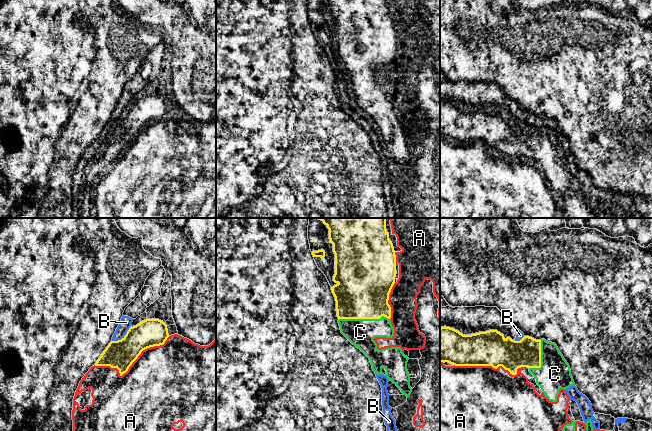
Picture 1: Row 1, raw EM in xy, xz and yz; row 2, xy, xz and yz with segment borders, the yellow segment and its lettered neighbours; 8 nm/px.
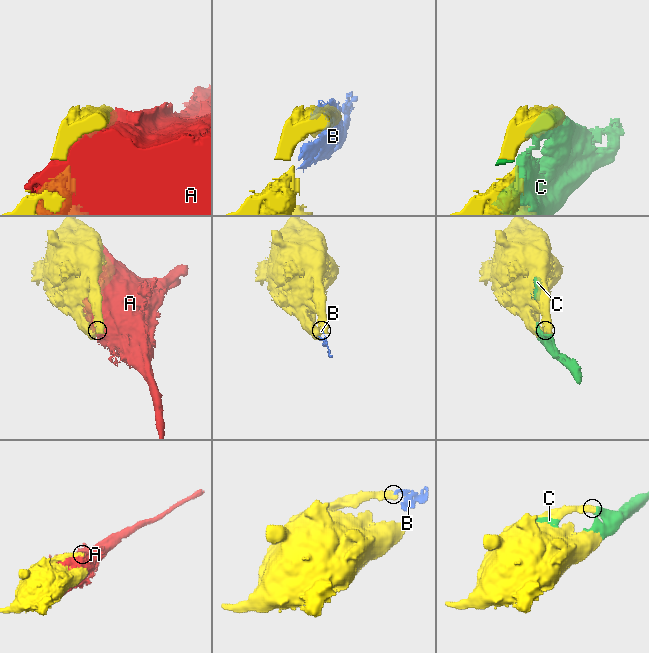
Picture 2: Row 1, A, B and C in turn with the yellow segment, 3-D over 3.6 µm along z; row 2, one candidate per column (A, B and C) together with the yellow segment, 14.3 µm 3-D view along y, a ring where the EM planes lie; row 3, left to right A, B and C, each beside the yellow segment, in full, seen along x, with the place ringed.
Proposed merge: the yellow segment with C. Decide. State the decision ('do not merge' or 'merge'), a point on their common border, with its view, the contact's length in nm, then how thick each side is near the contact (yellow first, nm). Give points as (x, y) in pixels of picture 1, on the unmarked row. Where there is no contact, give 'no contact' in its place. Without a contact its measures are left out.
merge | xz (364, 94) | 400 nm | 420/220 nm

